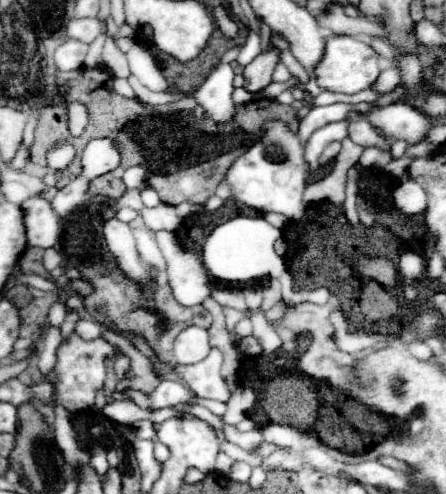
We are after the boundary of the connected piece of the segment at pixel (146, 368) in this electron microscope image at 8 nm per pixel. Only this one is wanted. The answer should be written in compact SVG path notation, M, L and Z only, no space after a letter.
M105 333L105 337L107 337L121 353L125 353L125 355L131 359L131 367L133 367L133 371L129 373L129 377L123 379L123 381L119 381L117 391L123 391L125 387L127 387L127 389L133 387L133 389L139 389L139 391L145 391L145 393L153 391L153 389L159 385L159 381L161 381L159 375L157 375L157 371L155 371L155 367L153 367L153 361L151 361L149 357L145 357L143 353L139 353L139 351L133 347L133 343L131 343L129 339L125 339L125 335Z

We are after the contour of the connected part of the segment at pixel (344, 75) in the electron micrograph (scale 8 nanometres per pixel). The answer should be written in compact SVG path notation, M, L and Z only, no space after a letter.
M337 35L327 41L325 57L321 59L321 63L315 69L315 77L317 77L317 83L321 89L333 91L333 93L347 93L347 95L359 93L363 89L373 89L379 73L381 73L379 53L363 39L355 39L355 37L347 37L347 35Z

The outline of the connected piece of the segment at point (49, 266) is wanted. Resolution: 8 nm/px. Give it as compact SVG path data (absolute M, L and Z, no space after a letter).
M47 249L43 255L43 265L47 271L53 271L55 267L59 267L63 263L63 257L55 251L55 249Z

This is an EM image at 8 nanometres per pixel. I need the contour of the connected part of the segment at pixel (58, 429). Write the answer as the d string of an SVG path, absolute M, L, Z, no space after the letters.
M55 407L55 443L73 469L77 469L87 457L87 453L79 449L77 435L71 425L71 415L63 407Z

